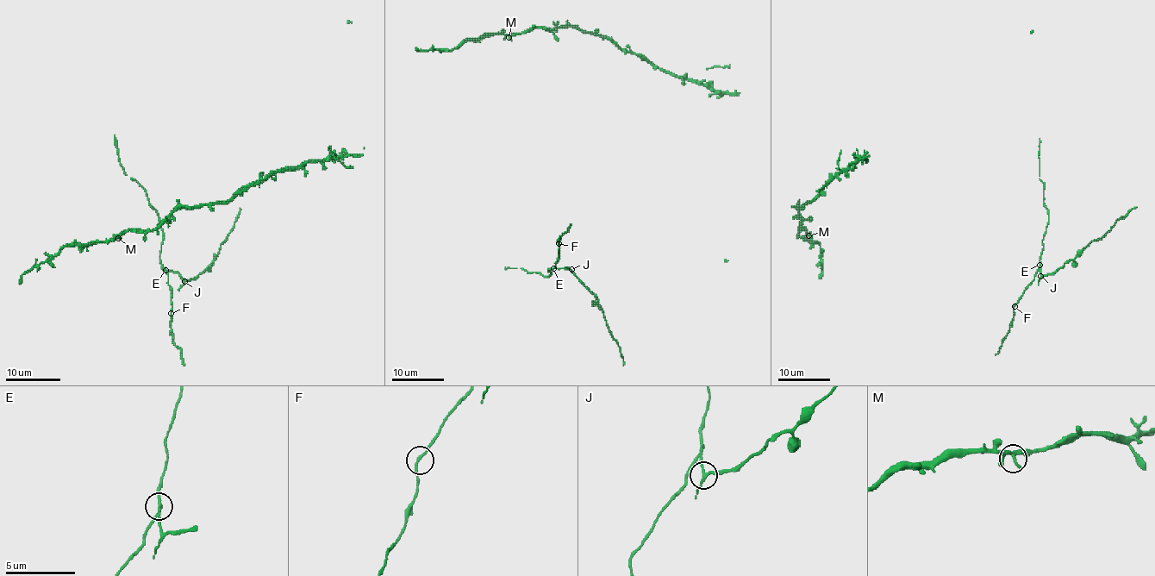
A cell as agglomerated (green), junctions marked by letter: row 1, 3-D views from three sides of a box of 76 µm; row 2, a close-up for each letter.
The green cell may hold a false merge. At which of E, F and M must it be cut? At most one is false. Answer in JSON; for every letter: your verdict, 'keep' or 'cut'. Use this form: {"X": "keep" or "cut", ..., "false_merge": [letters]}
{"E": "cut", "F": "keep", "M": "keep", "false_merge": ["E"]}

